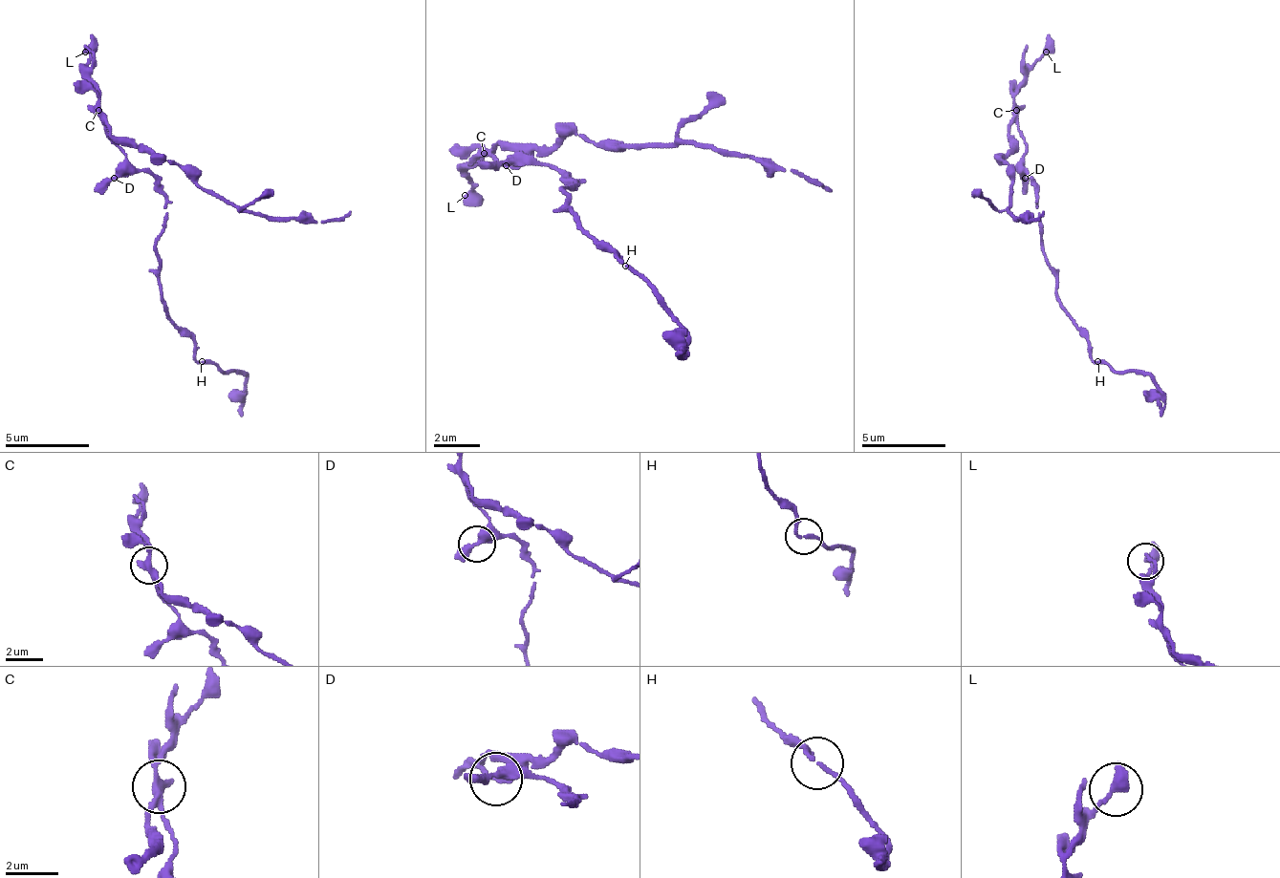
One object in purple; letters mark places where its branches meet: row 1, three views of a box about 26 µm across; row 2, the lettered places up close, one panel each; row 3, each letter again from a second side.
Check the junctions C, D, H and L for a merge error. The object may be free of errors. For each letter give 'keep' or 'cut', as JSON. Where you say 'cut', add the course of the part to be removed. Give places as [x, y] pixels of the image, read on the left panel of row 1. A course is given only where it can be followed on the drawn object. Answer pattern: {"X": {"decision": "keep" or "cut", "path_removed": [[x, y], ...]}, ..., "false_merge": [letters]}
{"C": {"decision": "cut", "path_removed": [[97, 111], [114, 136], [147, 144], [206, 190], [249, 211], [315, 220], [341, 220], [349, 211]]}, "D": {"decision": "keep"}, "H": {"decision": "keep"}, "L": {"decision": "keep"}, "false_merge": ["C"]}

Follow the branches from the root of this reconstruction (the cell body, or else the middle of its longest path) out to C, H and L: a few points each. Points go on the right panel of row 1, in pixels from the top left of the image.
C: (1025, 174), (1025, 165), (1021, 160), (1025, 157), (1025, 139), (1017, 132), (1017, 111)
H: (1025, 174), (1038, 199), (1038, 232), (1054, 279), (1054, 300), (1088, 341), (1088, 358), (1096, 362)
L: (1025, 174), (1021, 160), (1025, 157), (1025, 139), (1017, 132), (1012, 94), (1025, 77), (1025, 69), (1046, 52)

